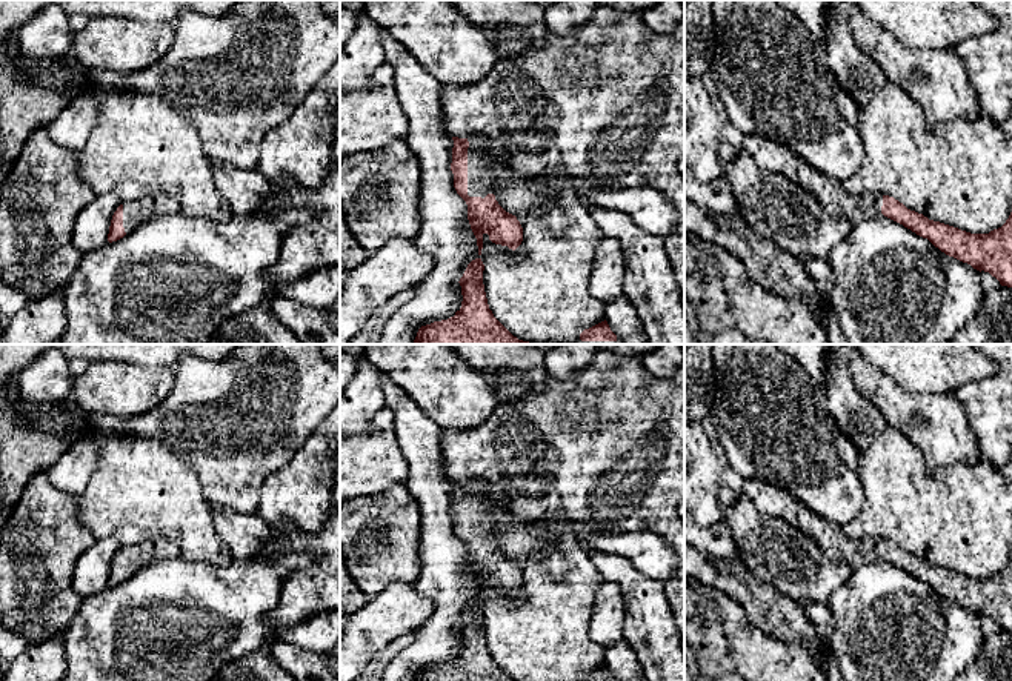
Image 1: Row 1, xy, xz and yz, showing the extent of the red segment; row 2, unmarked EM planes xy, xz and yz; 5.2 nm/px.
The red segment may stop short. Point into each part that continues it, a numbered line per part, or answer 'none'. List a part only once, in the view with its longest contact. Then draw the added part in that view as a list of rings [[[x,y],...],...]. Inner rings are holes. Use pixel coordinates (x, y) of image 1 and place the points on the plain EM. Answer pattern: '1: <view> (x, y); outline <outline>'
1: xz (485, 511); outline [[[468,492],[468,540],[484,543],[495,536],[497,529],[511,529],[518,523],[517,517],[501,504],[494,493]]]

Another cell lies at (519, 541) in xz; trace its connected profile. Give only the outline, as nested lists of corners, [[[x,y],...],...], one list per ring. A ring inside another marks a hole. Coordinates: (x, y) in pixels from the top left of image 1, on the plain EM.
[[[517,523],[511,529],[495,529],[495,544],[509,558],[515,560],[520,569],[526,566],[531,553],[546,538],[546,533],[534,529],[529,523]]]

